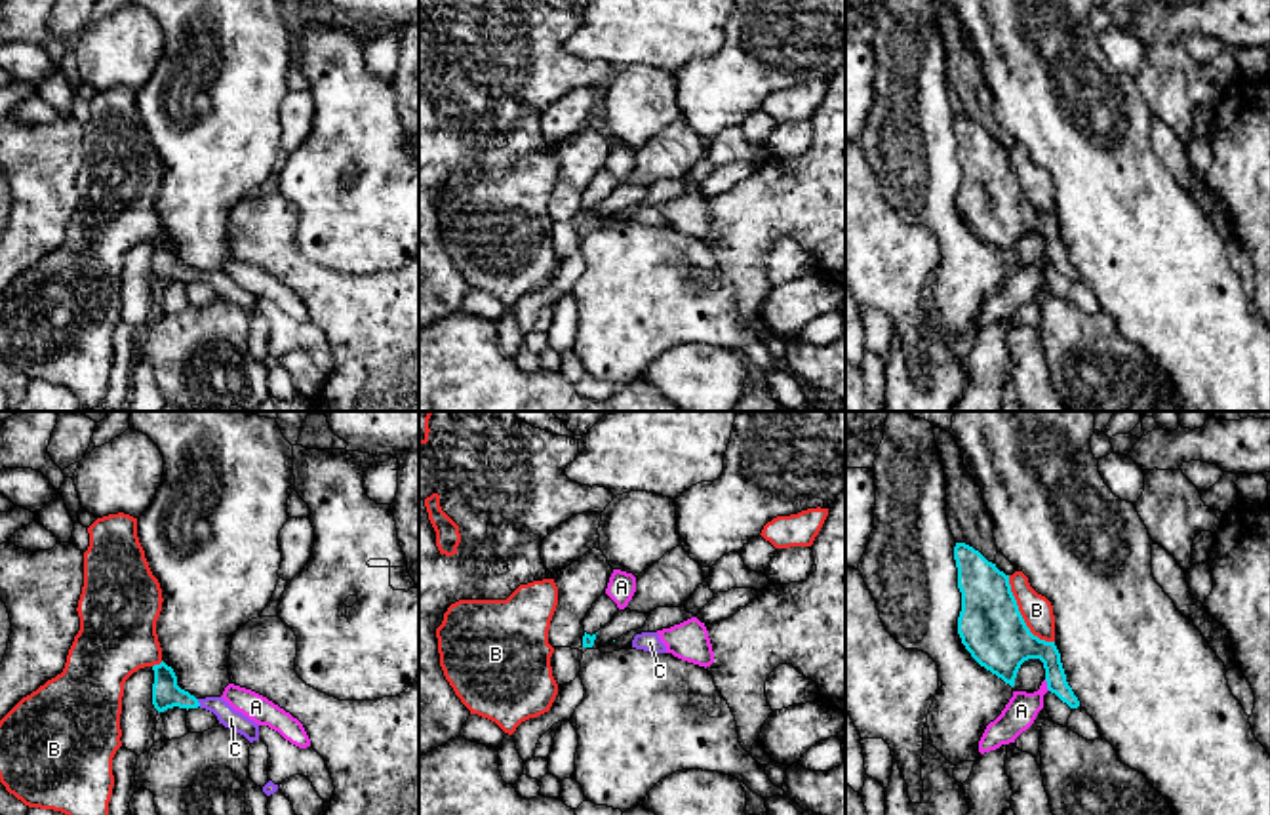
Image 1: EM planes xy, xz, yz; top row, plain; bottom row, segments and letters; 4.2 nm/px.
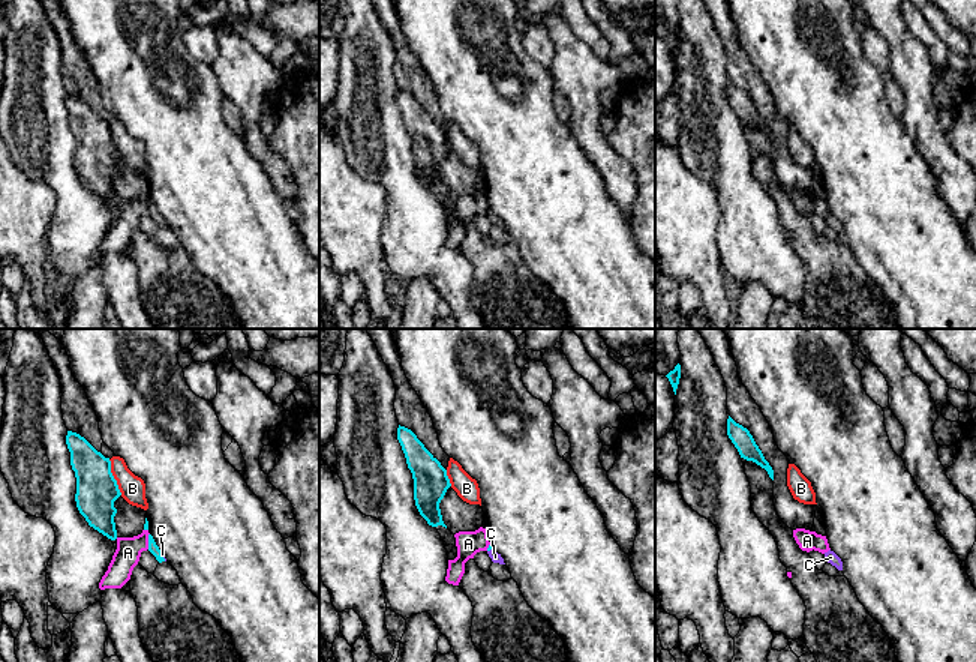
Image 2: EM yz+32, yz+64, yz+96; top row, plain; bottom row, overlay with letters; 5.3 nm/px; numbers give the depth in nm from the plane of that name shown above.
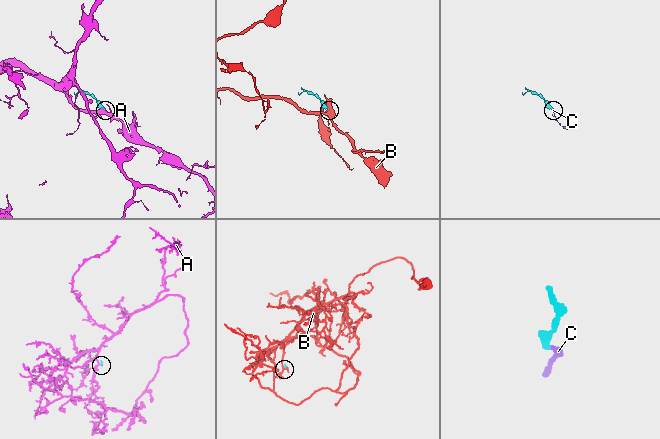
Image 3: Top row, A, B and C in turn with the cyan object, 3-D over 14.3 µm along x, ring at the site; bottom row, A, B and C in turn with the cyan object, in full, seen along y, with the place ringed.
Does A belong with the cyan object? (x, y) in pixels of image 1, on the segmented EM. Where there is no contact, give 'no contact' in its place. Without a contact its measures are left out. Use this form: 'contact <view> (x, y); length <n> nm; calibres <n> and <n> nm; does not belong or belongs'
contact yz (1048, 686); length 50 nm; calibres 220 and 140 nm; does not belong

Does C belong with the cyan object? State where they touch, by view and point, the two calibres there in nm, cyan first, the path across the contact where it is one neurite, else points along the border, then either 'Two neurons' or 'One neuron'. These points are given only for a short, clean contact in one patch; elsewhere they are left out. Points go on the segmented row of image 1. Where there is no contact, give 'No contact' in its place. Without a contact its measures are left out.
Touches cyan at xy (198, 703). Thickness 120 nm (cyan) against 90 nm. Path across: xy (166, 694), (198, 703), (214, 703), (231, 718). One neuron

